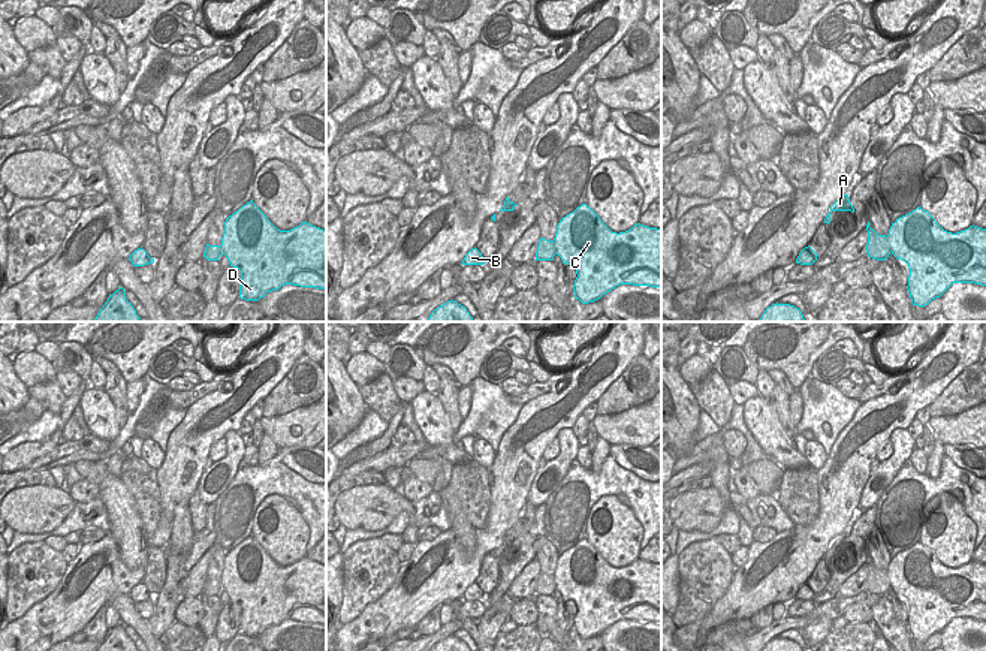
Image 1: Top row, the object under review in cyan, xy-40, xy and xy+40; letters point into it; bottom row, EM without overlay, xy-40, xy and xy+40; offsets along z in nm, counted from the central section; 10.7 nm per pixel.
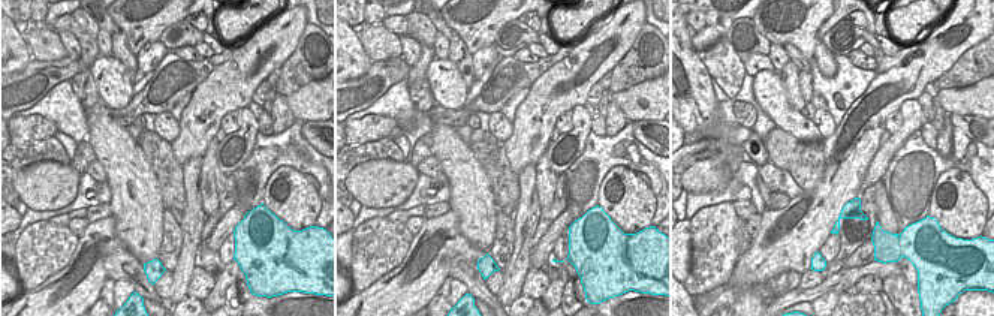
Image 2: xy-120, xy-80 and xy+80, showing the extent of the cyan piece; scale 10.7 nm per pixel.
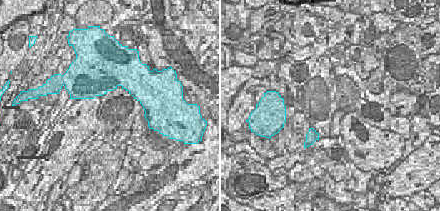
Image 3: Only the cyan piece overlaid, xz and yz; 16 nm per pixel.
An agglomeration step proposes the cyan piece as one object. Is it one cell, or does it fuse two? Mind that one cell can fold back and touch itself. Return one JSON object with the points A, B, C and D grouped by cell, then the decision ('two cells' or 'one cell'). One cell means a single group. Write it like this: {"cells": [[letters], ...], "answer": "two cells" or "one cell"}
{"cells": [["A"], ["B", "C", "D"]], "answer": "two cells"}

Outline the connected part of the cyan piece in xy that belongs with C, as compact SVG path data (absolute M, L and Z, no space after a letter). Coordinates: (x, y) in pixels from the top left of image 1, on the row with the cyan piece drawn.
M582 204L560 220L554 244L576 269L573 293L582 304L619 284L661 287L661 229L637 223L616 233Z

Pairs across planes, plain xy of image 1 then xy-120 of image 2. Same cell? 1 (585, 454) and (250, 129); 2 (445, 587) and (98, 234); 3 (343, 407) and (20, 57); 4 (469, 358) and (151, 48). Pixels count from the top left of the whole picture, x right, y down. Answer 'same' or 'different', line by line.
1: different
2: same
3: same
4: different

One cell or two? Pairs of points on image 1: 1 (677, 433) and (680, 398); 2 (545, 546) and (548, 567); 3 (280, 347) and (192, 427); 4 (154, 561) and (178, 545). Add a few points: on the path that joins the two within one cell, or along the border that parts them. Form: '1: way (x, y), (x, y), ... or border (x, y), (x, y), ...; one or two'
1: way (678, 424), (678, 407); one
2: way (545, 551), (548, 563); one
3: way (264, 371), (237, 400), (216, 413); one
4: border (163, 548), (165, 584), (160, 588); two

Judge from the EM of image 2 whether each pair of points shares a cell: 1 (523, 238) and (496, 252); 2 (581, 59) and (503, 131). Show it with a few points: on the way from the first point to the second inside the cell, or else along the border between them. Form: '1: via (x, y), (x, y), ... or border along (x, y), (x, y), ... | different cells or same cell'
1: border along (514, 222), (514, 250), (502, 270) | different cells
2: border along (512, 123), (512, 135), (505, 143) | different cells

